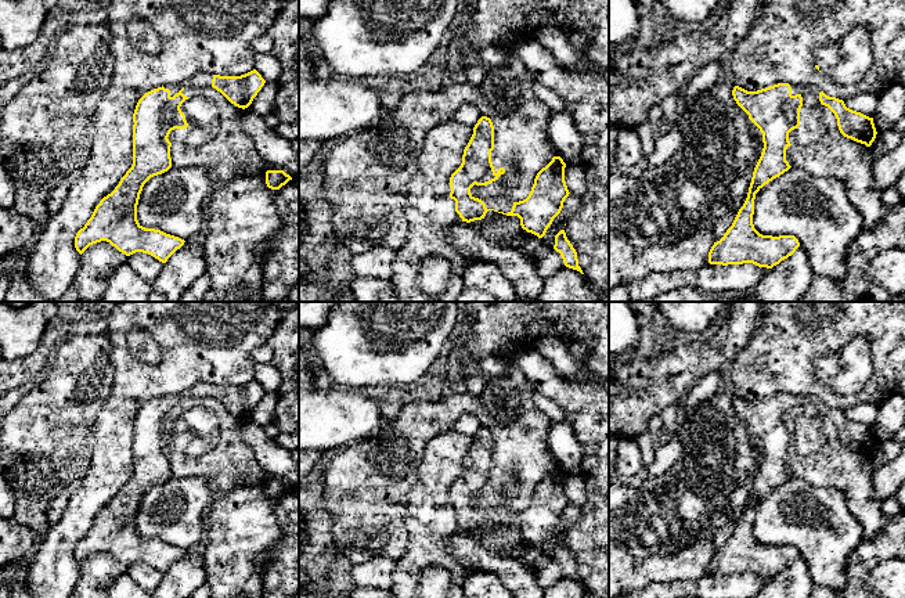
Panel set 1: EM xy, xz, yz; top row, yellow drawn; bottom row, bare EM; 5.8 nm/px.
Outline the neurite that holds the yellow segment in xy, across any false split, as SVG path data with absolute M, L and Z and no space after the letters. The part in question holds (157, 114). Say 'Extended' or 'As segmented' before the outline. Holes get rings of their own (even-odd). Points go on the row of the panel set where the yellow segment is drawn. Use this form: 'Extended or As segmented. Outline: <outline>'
Extended. Outline: M253 69L241 76L220 76L210 73L196 73L180 84L165 84L145 93L137 102L133 114L133 165L120 179L115 190L104 197L95 206L91 217L75 237L75 248L82 255L90 245L107 241L119 252L130 256L143 252L154 256L162 263L184 245L184 239L166 234L161 230L145 228L137 220L137 205L144 184L154 176L162 174L172 167L169 134L174 129L187 129L185 115L181 112L181 104L190 97L181 91L184 86L213 87L220 91L231 104L238 108L248 108L266 80Z

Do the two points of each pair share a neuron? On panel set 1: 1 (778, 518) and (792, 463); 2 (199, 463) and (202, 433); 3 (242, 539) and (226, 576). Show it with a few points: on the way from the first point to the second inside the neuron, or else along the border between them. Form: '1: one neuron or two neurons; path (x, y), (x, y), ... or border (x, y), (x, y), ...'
1: two neurons; border (792, 476), (799, 476), (822, 487)
2: two neurons; border (220, 429), (209, 451), (172, 456)
3: one neuron; path (234, 548), (234, 566)

